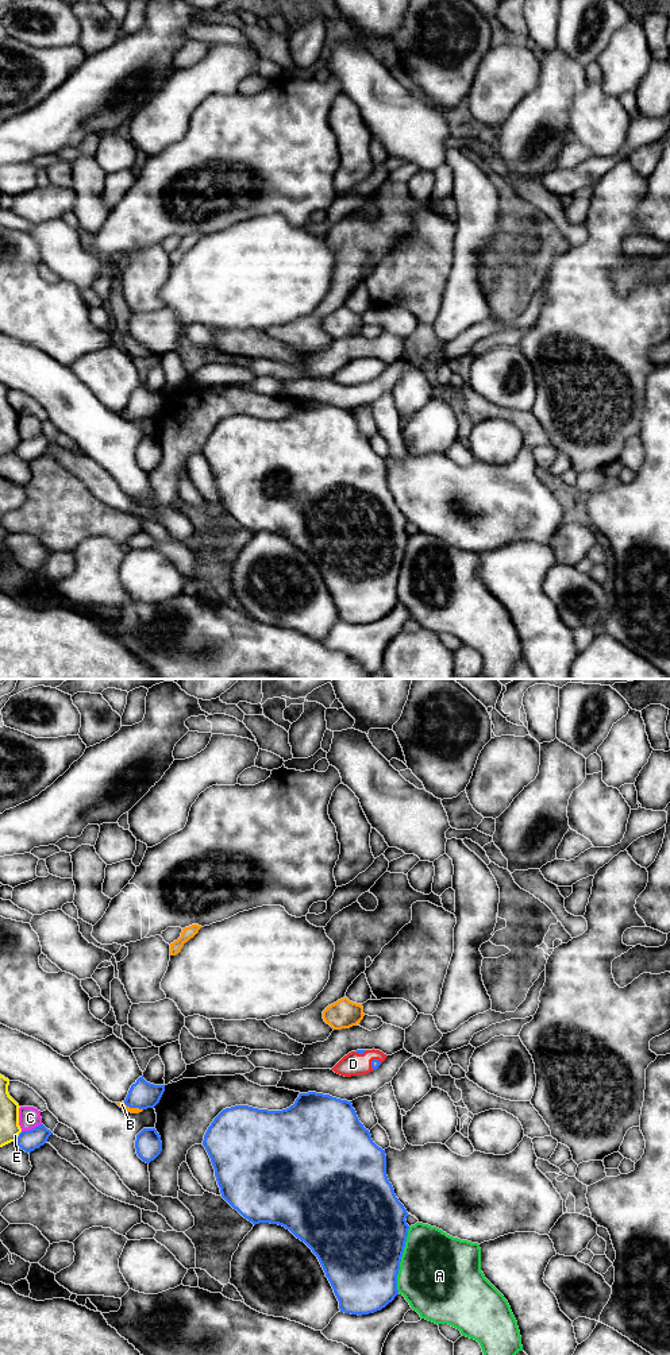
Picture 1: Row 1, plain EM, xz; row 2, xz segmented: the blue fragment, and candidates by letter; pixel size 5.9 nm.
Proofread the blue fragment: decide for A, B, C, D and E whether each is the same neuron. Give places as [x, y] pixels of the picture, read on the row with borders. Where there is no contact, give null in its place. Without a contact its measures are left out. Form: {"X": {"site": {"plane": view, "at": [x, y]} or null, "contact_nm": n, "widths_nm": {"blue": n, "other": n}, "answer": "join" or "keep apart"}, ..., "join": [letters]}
{"A": {"site": {"plane": "xz", "at": [400, 1259]}, "contact_nm": 400, "widths_nm": {"blue": 500, "other": 480}, "answer": "keep apart"}, "B": {"site": {"plane": "xz", "at": [133, 1107]}, "contact_nm": 130, "widths_nm": {"blue": 170, "other": 40}, "answer": "keep apart"}, "C": {"site": {"plane": "xz", "at": [33, 1128]}, "contact_nm": 130, "widths_nm": {"blue": 120, "other": 130}, "answer": "keep apart"}, "D": {"site": {"plane": "xz", "at": [372, 1061]}, "contact_nm": 80, "widths_nm": {"blue": 50, "other": 140}, "answer": "join"}, "E": {"site": {"plane": "xz", "at": [18, 1137]}, "contact_nm": 80, "widths_nm": {"blue": 120, "other": 120}, "answer": "keep apart"}, "join": ["D"]}

